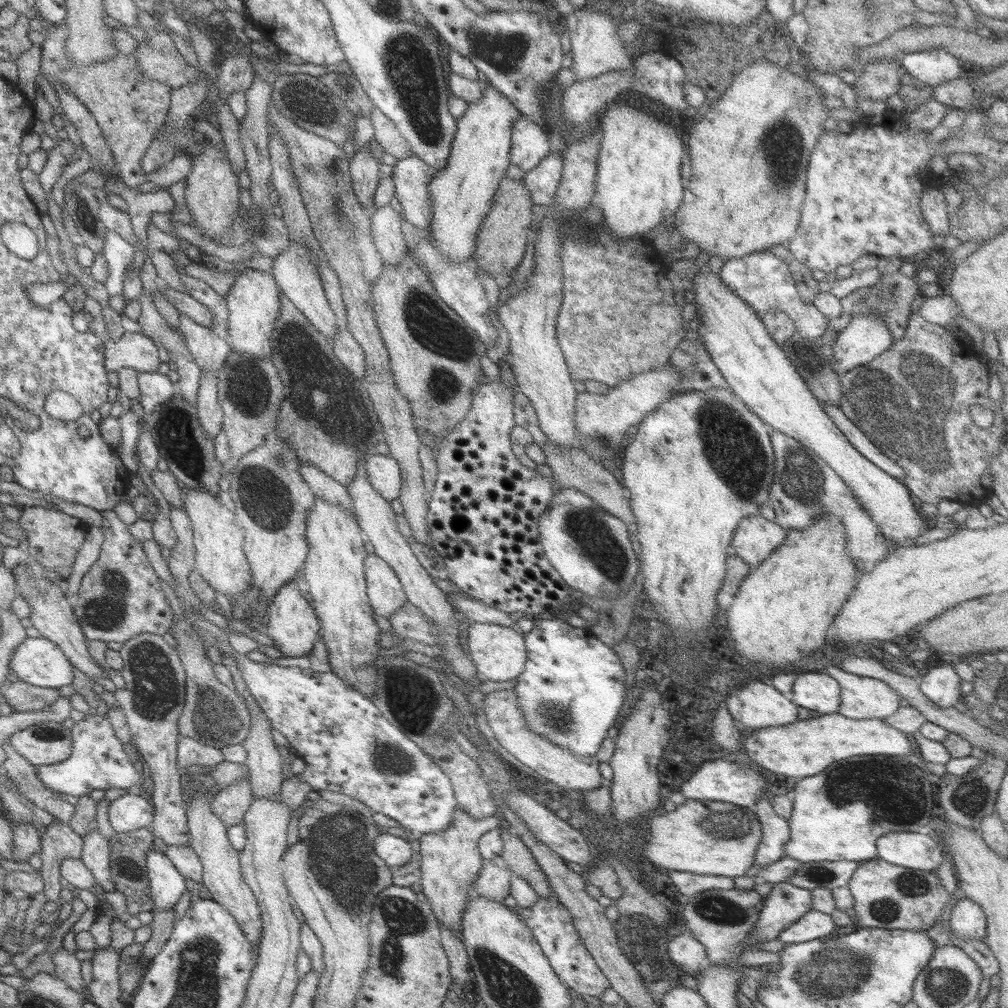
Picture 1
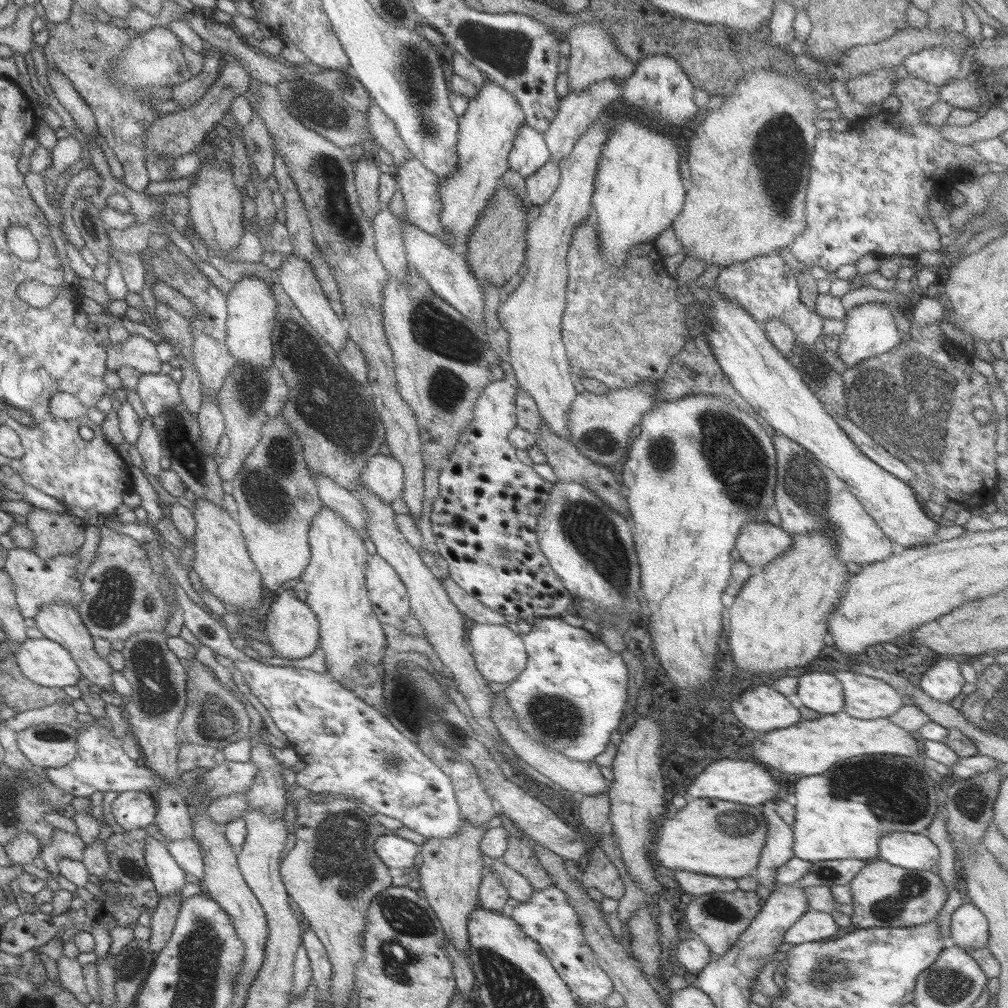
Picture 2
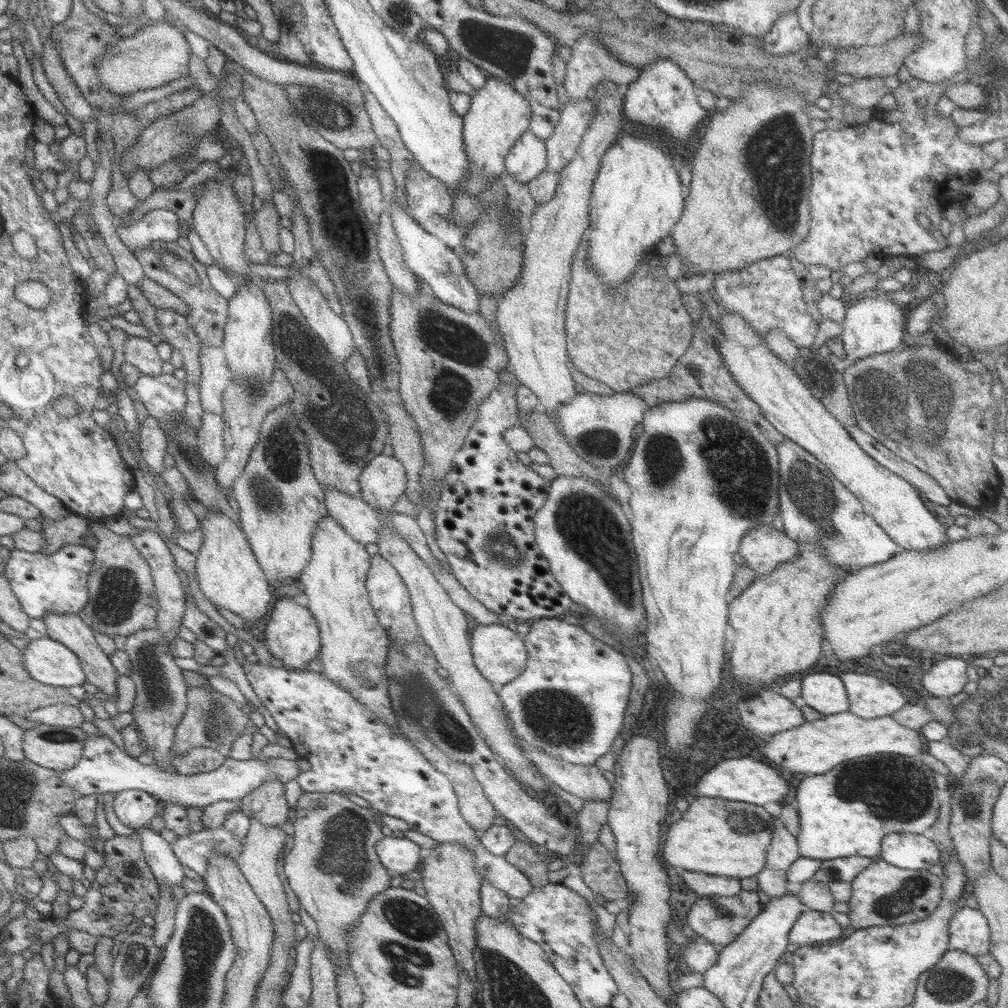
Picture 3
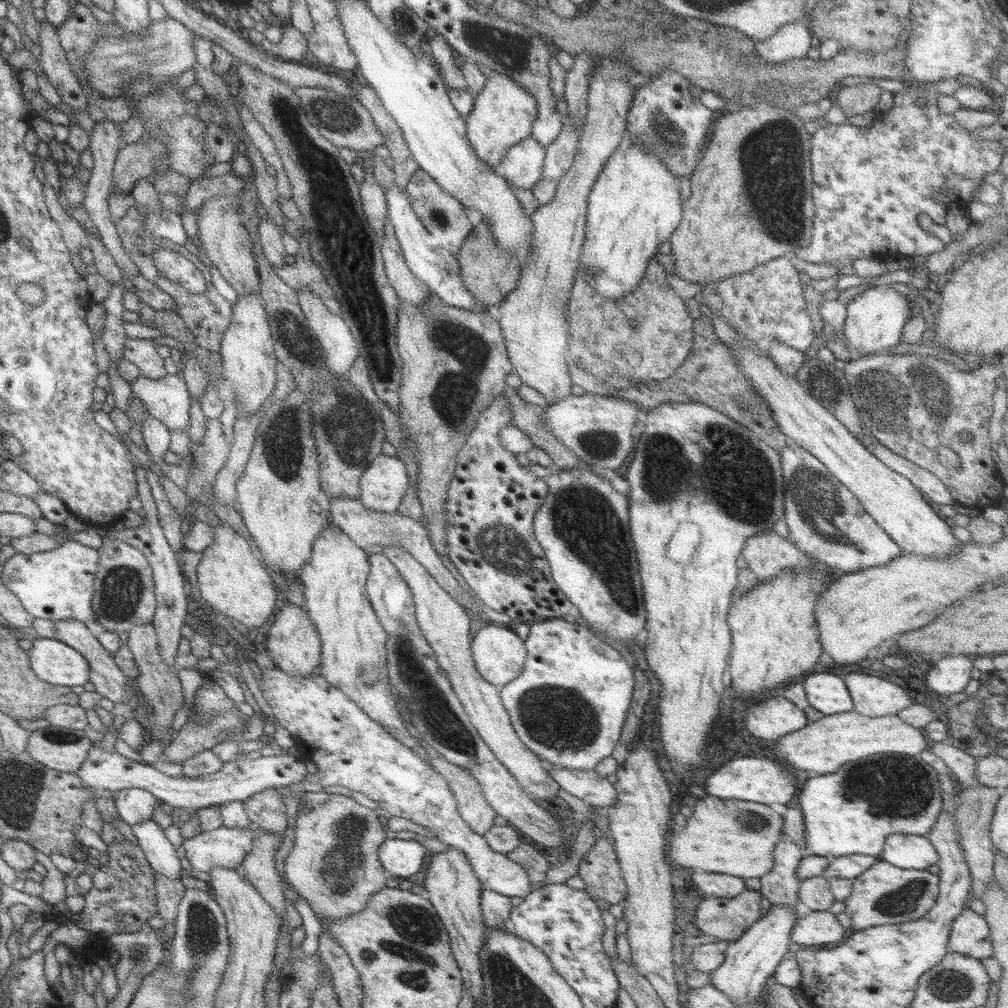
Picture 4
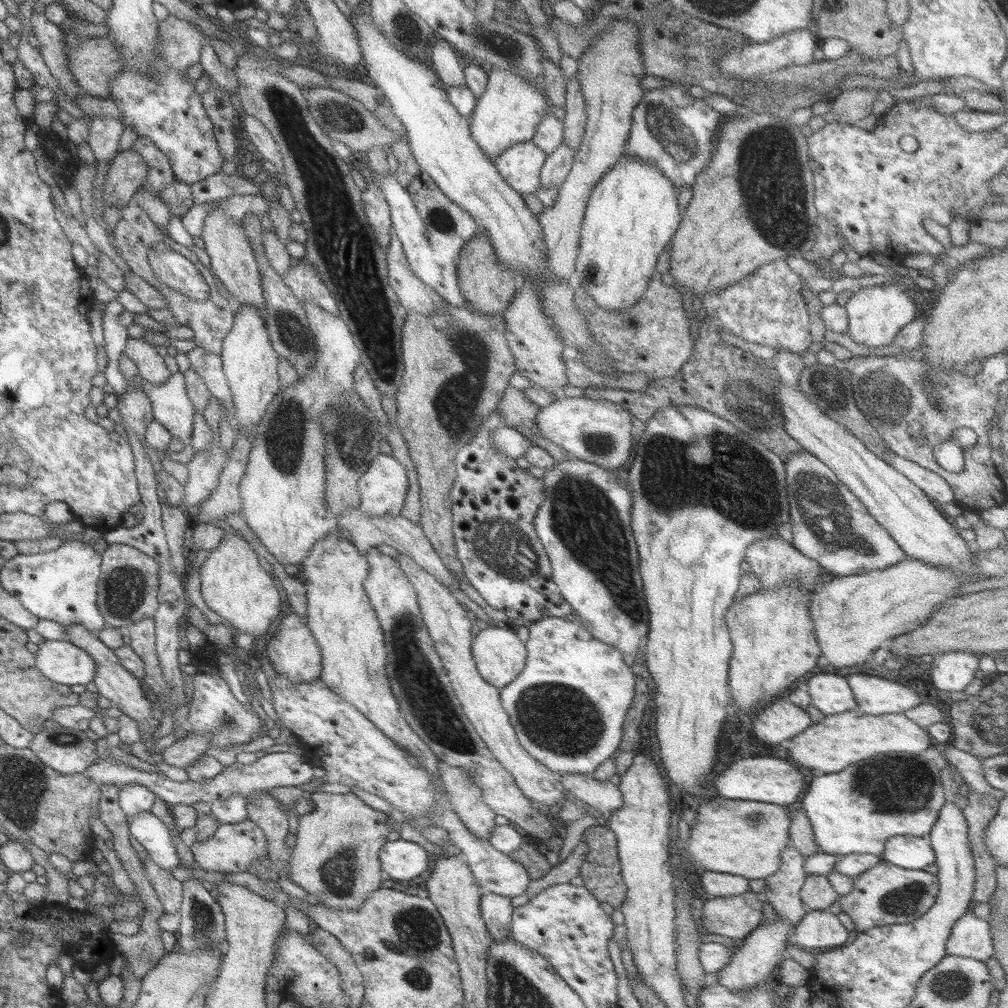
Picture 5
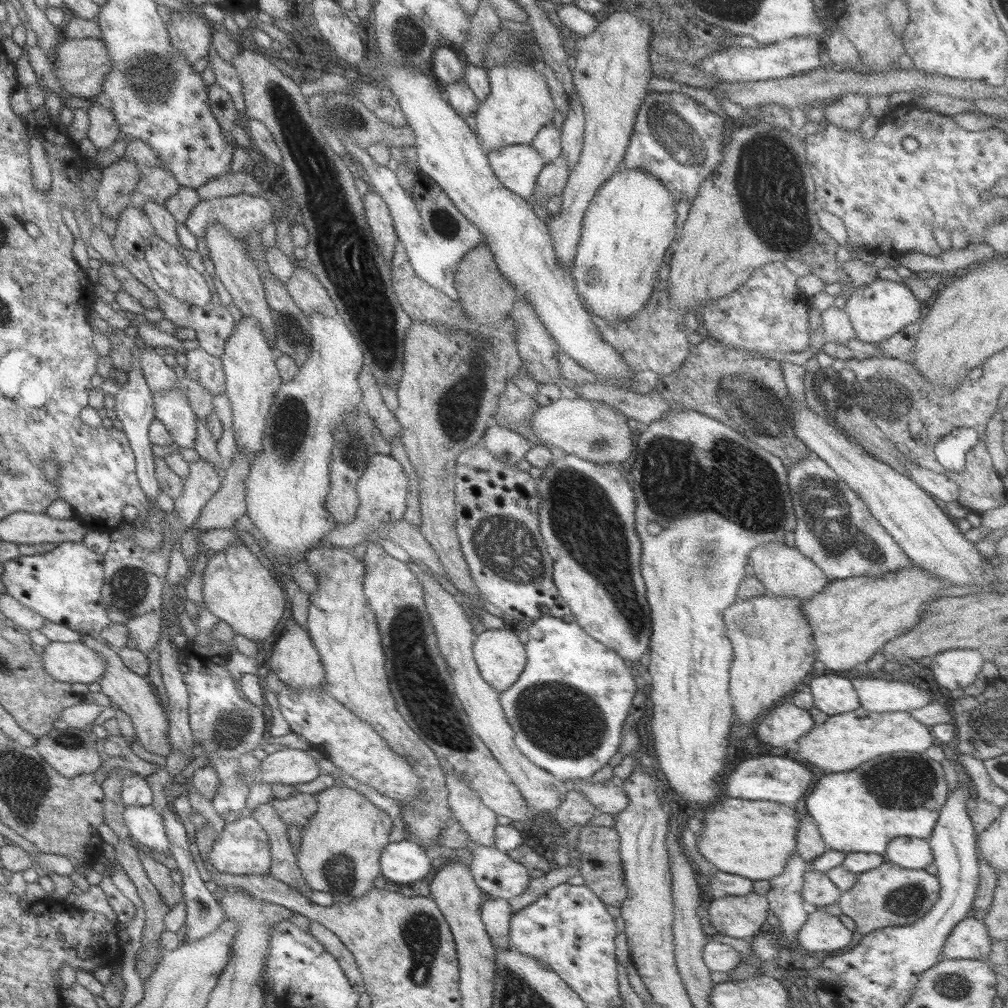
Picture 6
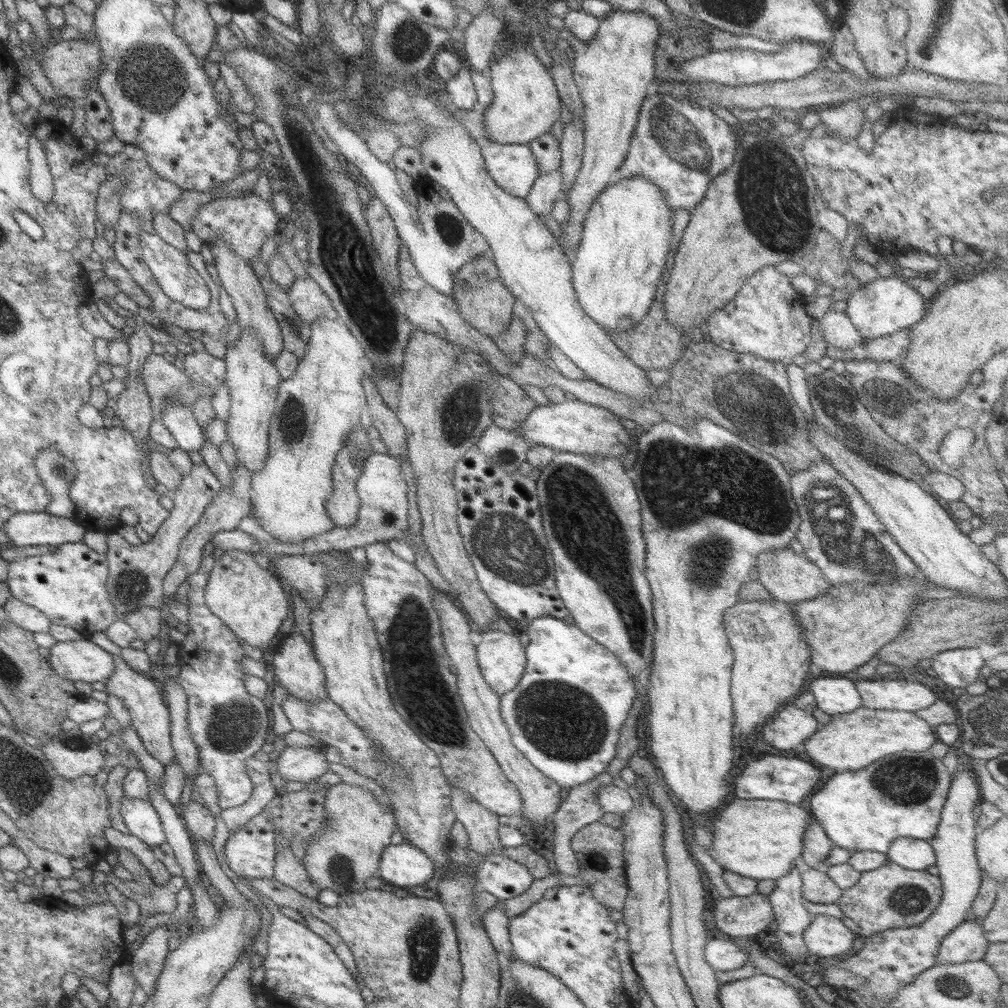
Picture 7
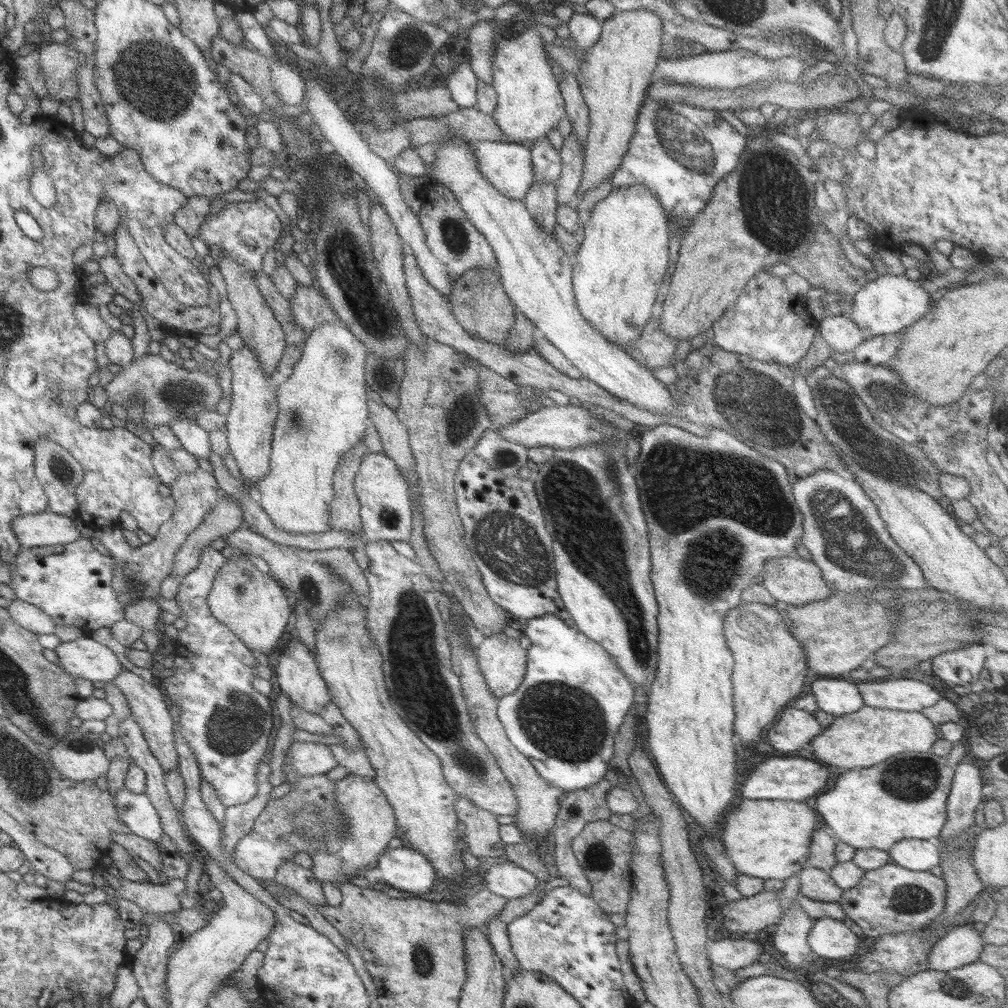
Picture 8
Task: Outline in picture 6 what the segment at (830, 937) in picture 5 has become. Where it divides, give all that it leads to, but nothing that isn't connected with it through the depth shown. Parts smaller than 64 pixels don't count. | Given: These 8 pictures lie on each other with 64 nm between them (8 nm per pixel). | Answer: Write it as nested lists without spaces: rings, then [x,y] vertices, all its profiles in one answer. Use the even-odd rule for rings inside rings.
[[[810,909],[808,920],[797,932],[797,939],[803,952],[834,955],[847,950],[852,934],[837,916]]]

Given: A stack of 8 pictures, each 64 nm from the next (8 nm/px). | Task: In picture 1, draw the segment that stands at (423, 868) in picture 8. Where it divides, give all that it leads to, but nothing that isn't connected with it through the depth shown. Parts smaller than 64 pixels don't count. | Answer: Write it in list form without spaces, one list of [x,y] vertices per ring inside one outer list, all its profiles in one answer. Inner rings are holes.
[[[383,833],[374,841],[373,849],[388,866],[404,866],[418,853],[418,843]]]

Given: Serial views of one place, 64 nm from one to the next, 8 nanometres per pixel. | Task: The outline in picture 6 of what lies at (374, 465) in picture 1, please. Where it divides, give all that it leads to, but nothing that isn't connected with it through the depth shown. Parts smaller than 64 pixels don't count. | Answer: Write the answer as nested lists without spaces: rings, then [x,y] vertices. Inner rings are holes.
[[[376,453],[370,458],[364,474],[360,476],[355,487],[359,498],[355,519],[346,525],[339,524],[325,534],[318,543],[340,548],[353,548],[367,538],[369,528],[373,528],[373,534],[377,534],[381,530],[381,526],[403,520],[404,511],[407,509],[408,484],[400,461],[390,455]]]

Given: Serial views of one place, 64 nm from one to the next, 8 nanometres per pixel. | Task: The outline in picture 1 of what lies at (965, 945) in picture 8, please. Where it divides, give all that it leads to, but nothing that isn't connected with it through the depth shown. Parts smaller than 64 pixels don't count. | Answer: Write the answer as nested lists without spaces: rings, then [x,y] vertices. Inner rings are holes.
[[[960,898],[951,910],[951,932],[953,938],[964,941],[985,940],[987,920],[983,910],[970,899]]]

